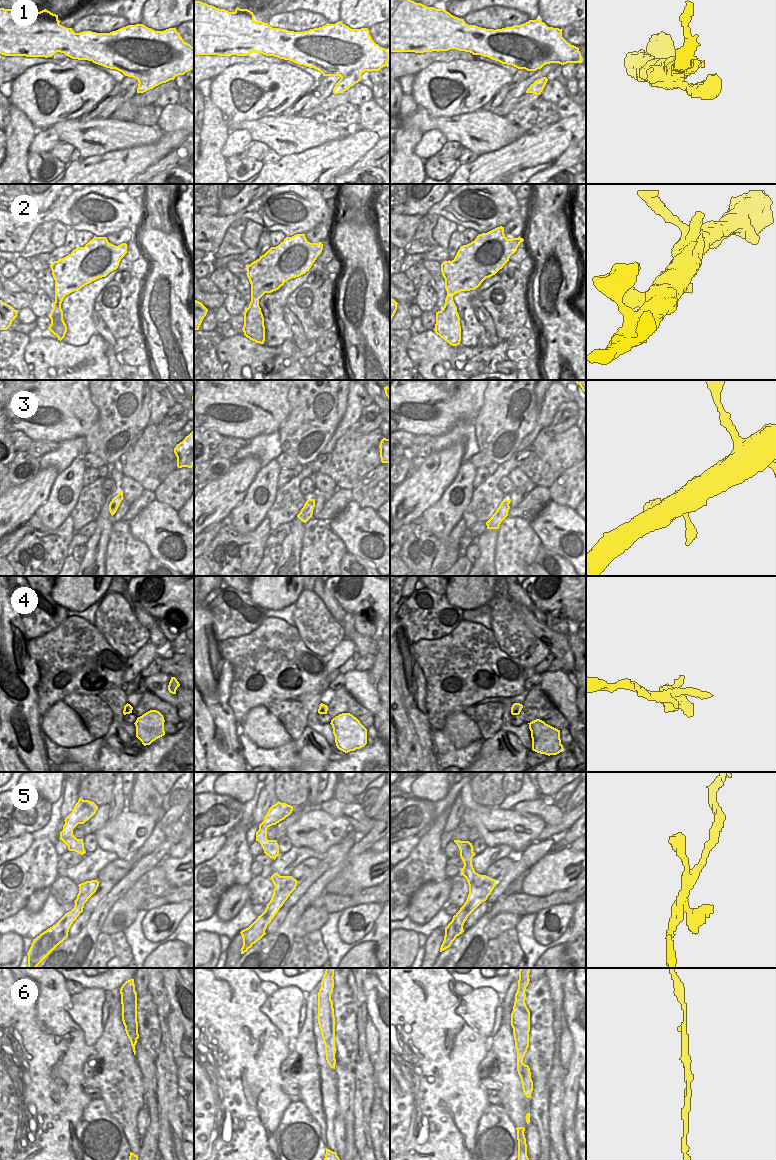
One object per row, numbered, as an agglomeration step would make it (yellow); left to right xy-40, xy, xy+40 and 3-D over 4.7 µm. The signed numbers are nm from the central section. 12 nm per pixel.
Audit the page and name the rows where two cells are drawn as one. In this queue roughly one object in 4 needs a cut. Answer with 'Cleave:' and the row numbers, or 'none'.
Cleave: none

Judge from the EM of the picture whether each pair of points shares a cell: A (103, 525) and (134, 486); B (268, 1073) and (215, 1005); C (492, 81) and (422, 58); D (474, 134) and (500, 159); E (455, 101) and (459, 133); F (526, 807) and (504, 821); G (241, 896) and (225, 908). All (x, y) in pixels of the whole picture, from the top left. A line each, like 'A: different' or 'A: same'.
A: different
B: same
C: different
D: different
E: different
F: different
G: same

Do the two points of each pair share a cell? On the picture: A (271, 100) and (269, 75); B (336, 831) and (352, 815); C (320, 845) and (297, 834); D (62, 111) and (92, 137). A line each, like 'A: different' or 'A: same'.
A: same
B: different
C: same
D: different

